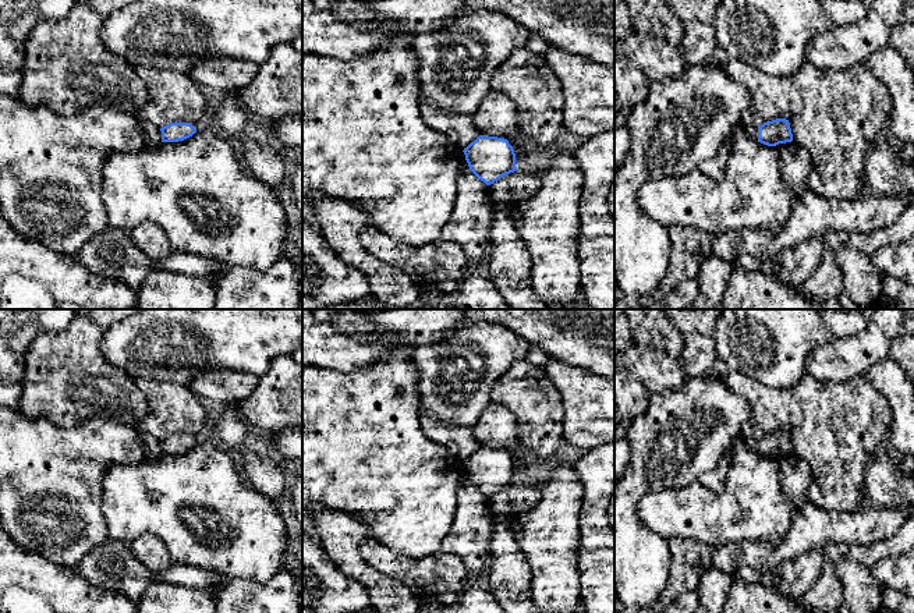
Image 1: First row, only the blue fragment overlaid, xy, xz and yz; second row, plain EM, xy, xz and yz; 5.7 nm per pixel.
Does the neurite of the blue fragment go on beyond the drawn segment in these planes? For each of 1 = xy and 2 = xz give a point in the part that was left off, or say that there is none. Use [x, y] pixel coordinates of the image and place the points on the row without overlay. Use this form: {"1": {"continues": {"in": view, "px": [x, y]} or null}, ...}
{"1": {"continues": null}, "2": {"continues": null}}

